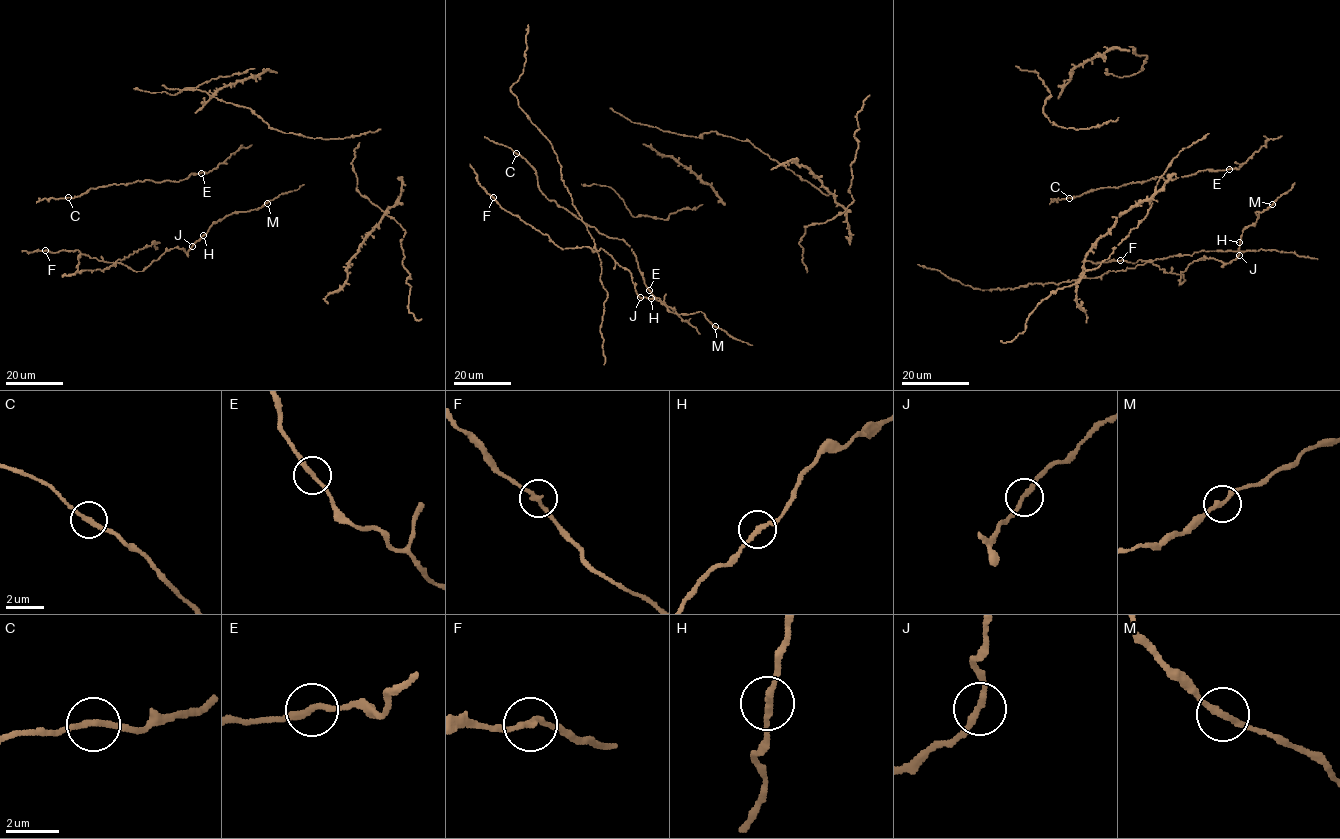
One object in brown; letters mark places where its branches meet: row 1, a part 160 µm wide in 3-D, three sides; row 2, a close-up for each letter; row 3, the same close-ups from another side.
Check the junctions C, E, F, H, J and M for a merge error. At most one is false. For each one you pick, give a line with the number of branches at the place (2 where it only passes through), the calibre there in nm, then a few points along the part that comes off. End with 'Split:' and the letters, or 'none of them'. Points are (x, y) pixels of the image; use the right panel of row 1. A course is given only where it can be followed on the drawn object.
Split: none of them

